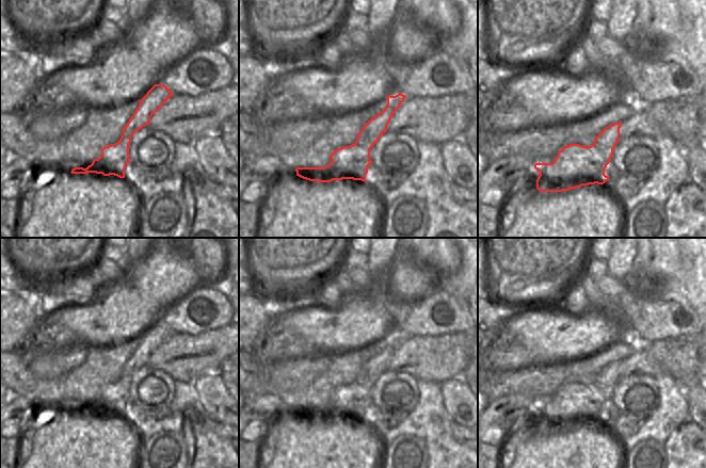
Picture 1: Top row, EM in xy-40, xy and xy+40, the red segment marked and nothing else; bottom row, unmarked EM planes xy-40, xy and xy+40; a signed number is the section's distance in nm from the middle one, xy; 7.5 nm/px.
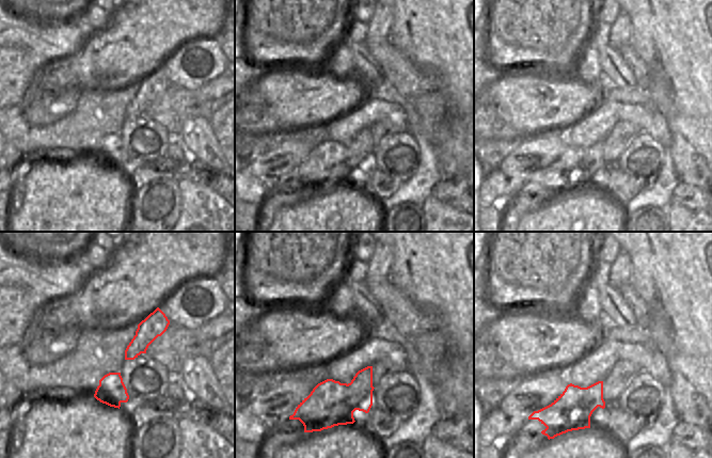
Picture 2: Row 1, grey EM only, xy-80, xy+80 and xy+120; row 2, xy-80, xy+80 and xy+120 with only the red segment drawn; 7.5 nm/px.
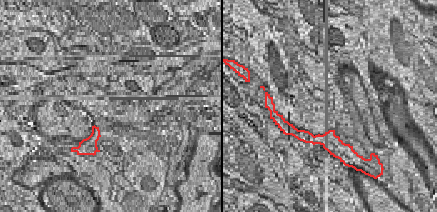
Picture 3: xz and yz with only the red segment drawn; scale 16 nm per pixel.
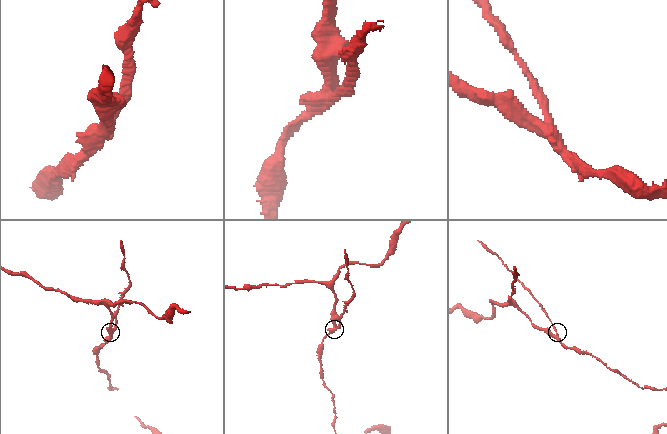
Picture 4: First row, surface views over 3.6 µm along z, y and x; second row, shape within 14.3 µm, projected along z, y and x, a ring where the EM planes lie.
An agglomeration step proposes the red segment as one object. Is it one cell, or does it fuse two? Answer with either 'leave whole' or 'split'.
split

